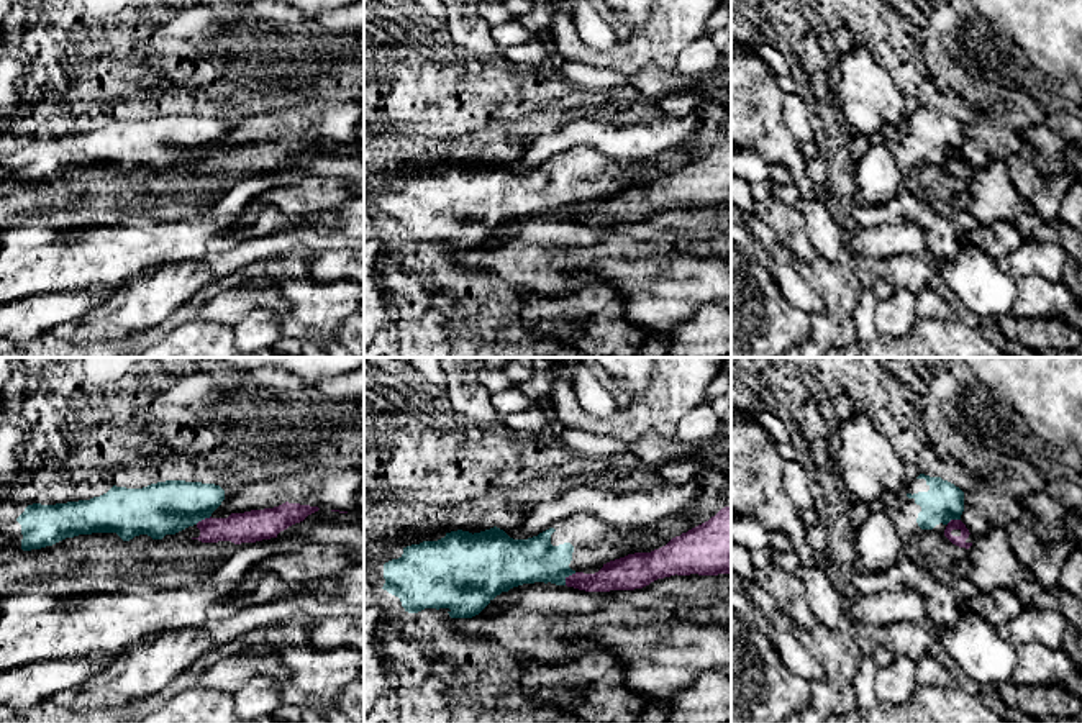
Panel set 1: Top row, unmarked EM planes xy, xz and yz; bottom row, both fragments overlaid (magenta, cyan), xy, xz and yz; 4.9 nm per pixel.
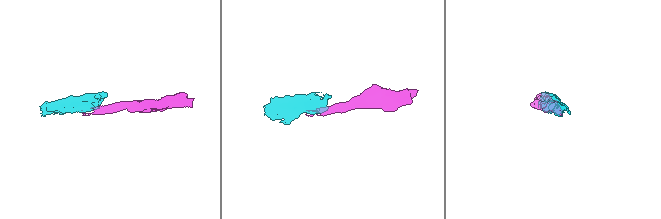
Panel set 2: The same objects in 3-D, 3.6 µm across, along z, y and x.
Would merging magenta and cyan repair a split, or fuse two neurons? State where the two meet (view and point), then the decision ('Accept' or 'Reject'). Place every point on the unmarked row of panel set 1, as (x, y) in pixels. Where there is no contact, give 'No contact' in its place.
Touches magenta at xz (568, 210). Reject

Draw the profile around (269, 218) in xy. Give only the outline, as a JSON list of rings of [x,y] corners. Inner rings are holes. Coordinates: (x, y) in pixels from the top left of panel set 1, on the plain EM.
[[[264,205],[254,221],[238,226],[241,213],[156,223],[138,216],[115,226],[56,230],[36,218],[0,233],[0,305],[46,292],[116,287],[162,264],[198,261],[238,241],[292,226],[338,225],[338,210],[289,218]]]

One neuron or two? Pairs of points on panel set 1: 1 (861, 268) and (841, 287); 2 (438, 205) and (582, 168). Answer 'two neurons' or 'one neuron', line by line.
1: two neurons
2: one neuron

